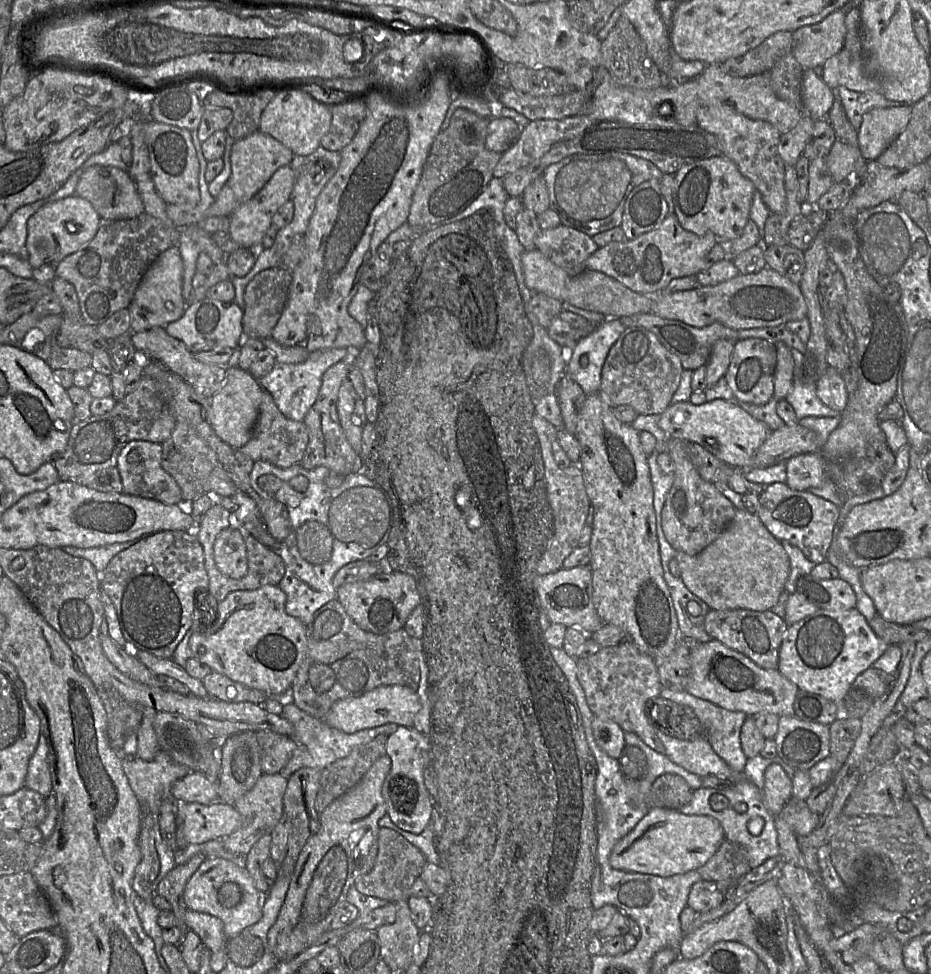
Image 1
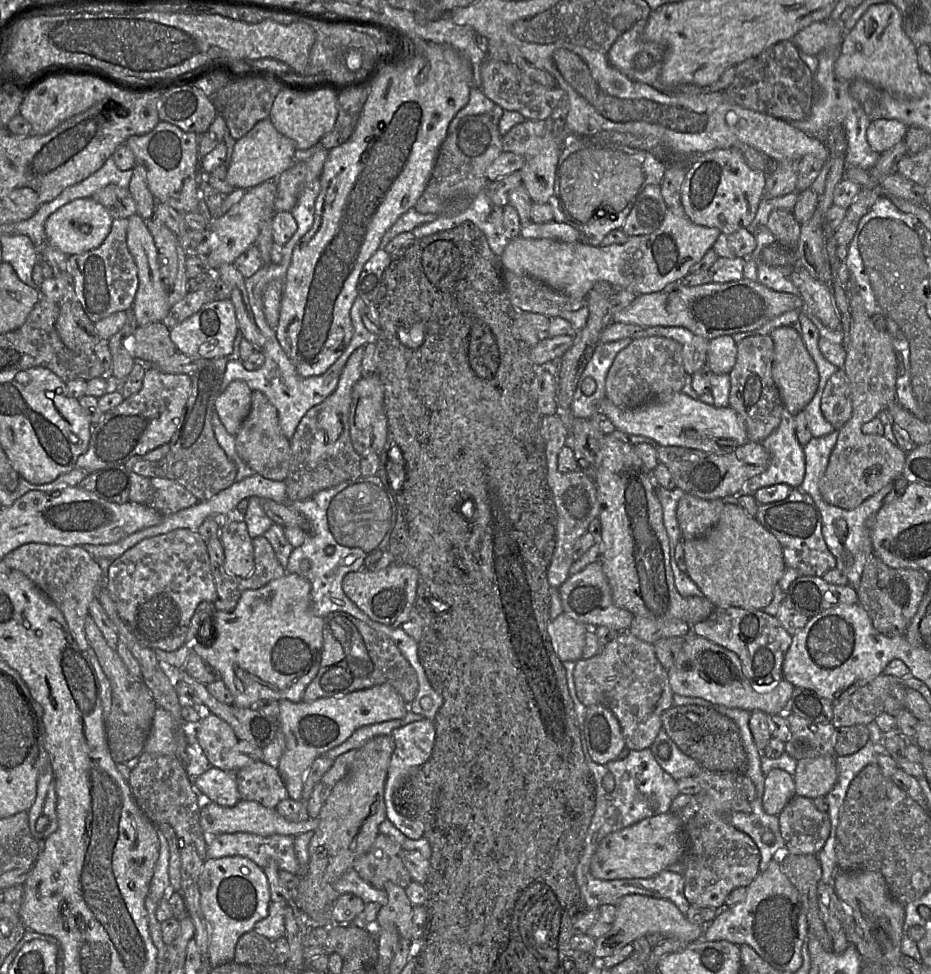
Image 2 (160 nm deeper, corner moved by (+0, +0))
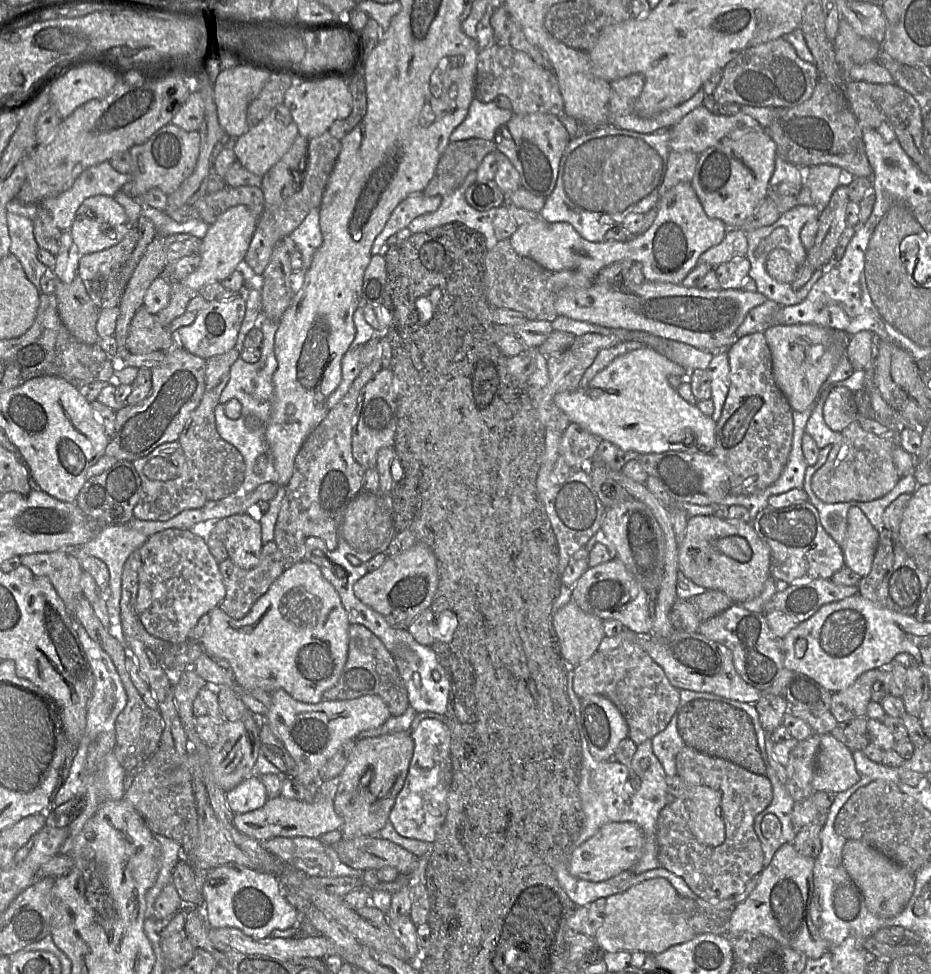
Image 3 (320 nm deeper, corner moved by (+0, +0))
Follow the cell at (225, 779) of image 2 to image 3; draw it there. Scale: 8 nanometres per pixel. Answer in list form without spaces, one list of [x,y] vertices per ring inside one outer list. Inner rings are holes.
[[[252,775],[225,793],[227,806],[236,813],[245,813],[263,806],[267,800],[264,784],[257,775]]]

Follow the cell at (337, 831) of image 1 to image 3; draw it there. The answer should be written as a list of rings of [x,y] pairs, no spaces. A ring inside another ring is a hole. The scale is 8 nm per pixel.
[[[410,731],[395,732],[358,741],[343,771],[334,798],[334,809],[342,817],[342,838],[377,836],[389,820],[390,811],[406,779],[414,752]]]

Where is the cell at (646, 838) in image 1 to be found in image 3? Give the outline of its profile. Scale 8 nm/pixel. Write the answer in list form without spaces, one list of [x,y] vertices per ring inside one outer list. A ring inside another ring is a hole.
[[[611,822],[603,825],[592,837],[576,848],[569,860],[569,873],[592,882],[608,880],[621,872],[631,870],[642,855],[644,833],[633,822]]]

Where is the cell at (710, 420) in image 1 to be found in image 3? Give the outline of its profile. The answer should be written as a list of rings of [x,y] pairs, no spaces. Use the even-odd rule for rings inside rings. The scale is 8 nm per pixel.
[[[642,347],[616,357],[587,386],[557,393],[554,403],[571,423],[581,425],[600,440],[609,441],[624,451],[712,453],[716,422],[683,399],[669,383],[672,375],[684,380],[689,374],[654,349]]]

